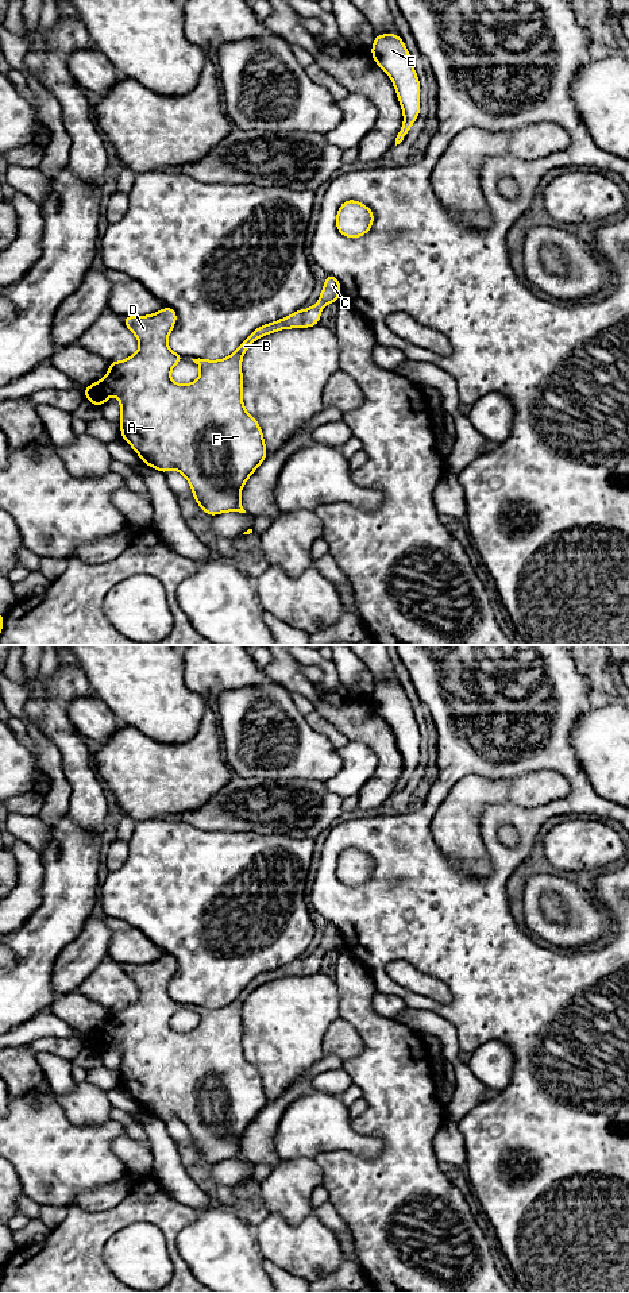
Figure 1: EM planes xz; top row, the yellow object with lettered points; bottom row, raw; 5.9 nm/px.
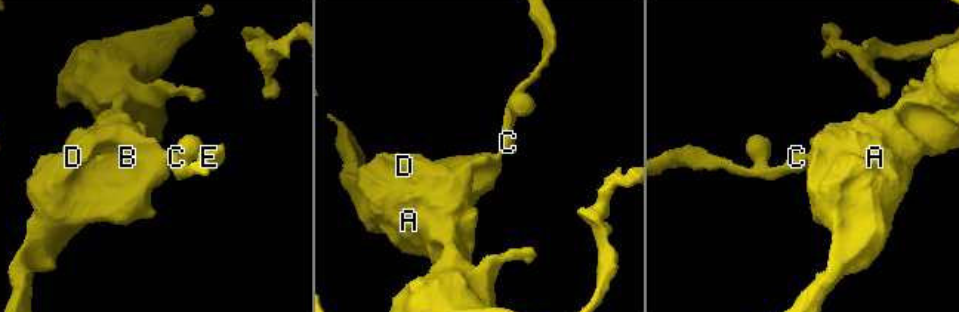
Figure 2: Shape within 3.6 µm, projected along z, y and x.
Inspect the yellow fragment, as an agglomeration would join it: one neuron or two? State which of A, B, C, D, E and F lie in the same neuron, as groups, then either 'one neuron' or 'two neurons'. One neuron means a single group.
A B C D E F | one neuron

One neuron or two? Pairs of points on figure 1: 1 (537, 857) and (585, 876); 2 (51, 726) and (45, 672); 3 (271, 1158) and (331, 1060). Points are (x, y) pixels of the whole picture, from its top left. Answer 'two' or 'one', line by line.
1: one
2: two
3: one

